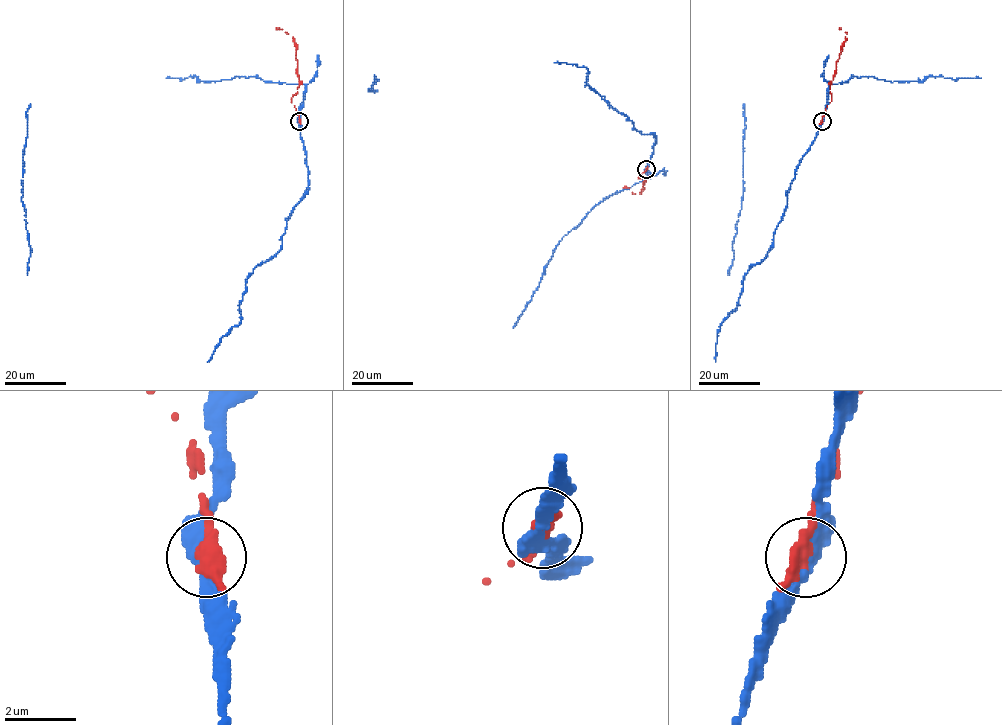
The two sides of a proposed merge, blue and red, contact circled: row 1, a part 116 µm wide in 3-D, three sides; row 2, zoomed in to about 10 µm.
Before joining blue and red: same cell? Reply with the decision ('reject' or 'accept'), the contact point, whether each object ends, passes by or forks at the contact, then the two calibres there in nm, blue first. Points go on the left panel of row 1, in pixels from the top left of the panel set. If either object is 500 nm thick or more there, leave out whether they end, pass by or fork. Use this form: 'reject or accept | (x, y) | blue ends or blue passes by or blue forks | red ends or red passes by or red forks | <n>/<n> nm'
reject | (299, 121) | 320/550 nm

